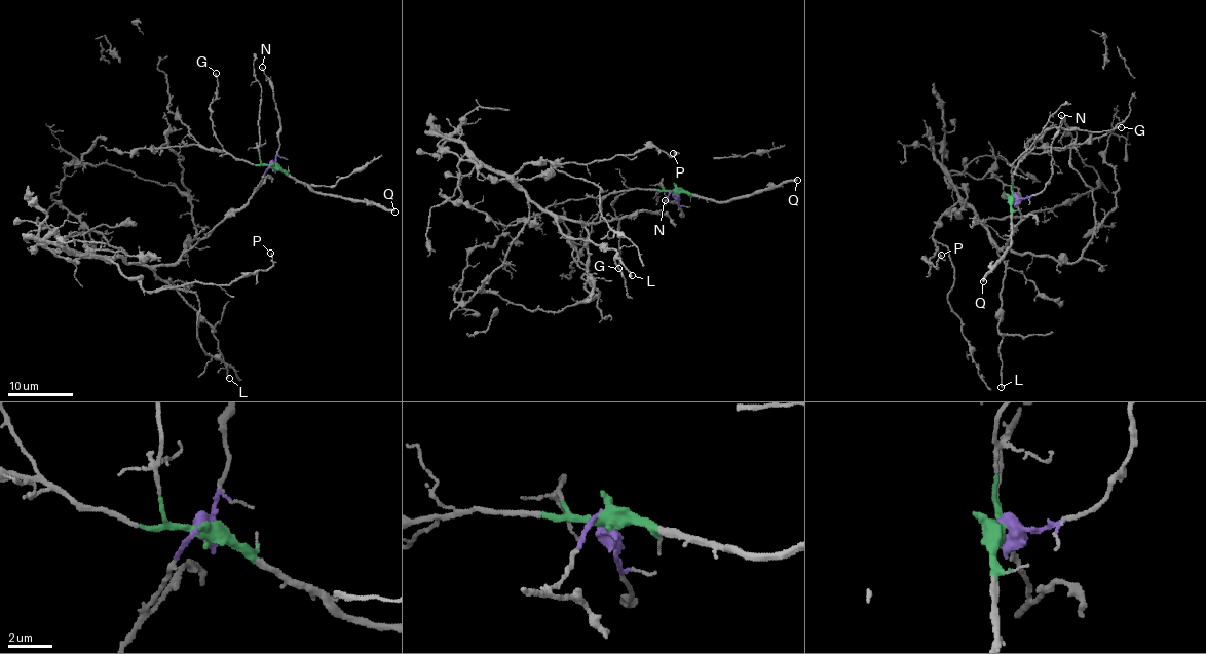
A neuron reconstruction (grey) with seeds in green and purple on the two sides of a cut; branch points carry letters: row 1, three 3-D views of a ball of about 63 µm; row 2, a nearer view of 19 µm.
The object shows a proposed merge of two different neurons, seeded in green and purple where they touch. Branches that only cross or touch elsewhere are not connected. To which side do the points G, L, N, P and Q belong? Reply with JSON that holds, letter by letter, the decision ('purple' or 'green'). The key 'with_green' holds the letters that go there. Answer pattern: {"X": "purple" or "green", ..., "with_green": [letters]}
{"G": "green", "L": "purple", "N": "purple", "P": "purple", "Q": "green", "with_green": ["G", "Q"]}

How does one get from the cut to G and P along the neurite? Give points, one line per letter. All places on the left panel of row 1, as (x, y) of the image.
G: (272, 166), (252, 165), (234, 159), (216, 138), (210, 117), (212, 102), (216, 98), (216, 73)
P: (272, 165), (239, 208), (176, 263), (111, 260), (146, 290), (160, 291), (231, 284), (268, 269), (270, 253)

